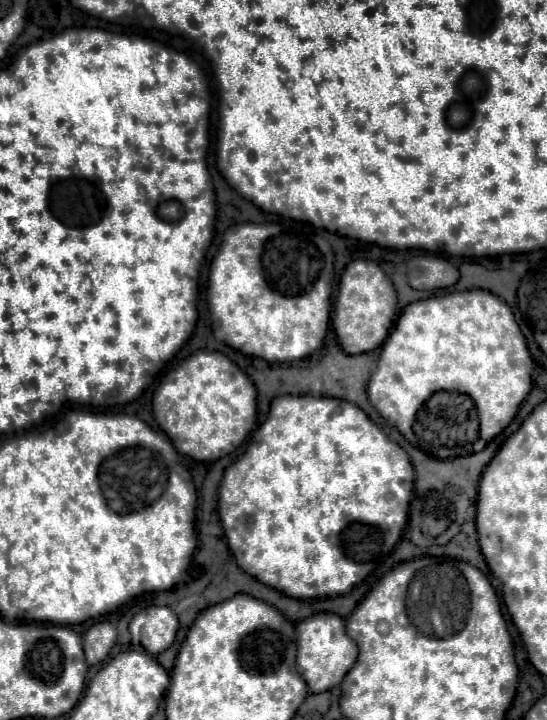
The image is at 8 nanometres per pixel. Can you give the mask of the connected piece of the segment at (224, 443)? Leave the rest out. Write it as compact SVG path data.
M200 350L188 356L182 364L178 364L174 370L170 370L162 378L152 400L152 408L154 408L154 418L158 426L168 434L168 438L172 440L174 448L180 454L186 454L202 462L206 460L214 462L234 452L252 430L256 420L256 388L252 380L228 356L224 356L222 352Z

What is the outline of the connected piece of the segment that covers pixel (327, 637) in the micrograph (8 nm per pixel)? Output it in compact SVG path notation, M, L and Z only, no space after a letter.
M318 612L296 626L296 644L298 644L298 654L296 654L296 666L300 676L306 680L310 692L326 692L332 690L342 682L346 672L352 668L358 656L358 646L356 642L346 634L344 630L344 620L338 614L332 612Z

